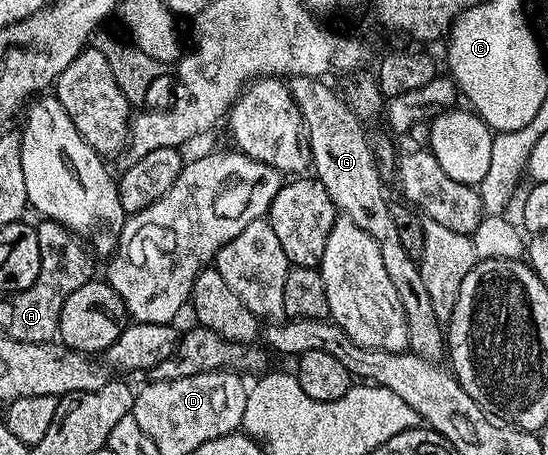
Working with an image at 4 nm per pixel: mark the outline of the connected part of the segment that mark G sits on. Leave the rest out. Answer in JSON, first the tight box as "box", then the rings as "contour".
{"box":[289,76,448,361],"contour":[[[296,76],[289,81],[292,98],[298,104],[306,123],[313,175],[324,186],[324,190],[328,190],[328,198],[332,198],[335,209],[341,215],[348,216],[352,222],[356,222],[356,226],[360,226],[360,230],[364,230],[364,234],[368,234],[368,238],[372,238],[372,242],[380,246],[380,259],[384,262],[384,271],[388,274],[388,278],[392,278],[392,286],[396,286],[400,306],[404,306],[410,339],[409,351],[415,352],[417,356],[425,360],[441,361],[441,356],[443,359],[448,352],[444,324],[443,321],[436,318],[436,313],[433,312],[432,298],[429,297],[428,289],[424,286],[424,278],[420,278],[418,260],[410,256],[408,250],[404,250],[404,245],[400,242],[390,209],[392,200],[391,197],[386,197],[386,184],[382,181],[380,172],[382,170],[375,149],[373,147],[370,149],[370,140],[366,137],[367,125],[351,110],[345,99],[339,93],[337,96],[326,83],[325,79],[317,76]]]}

